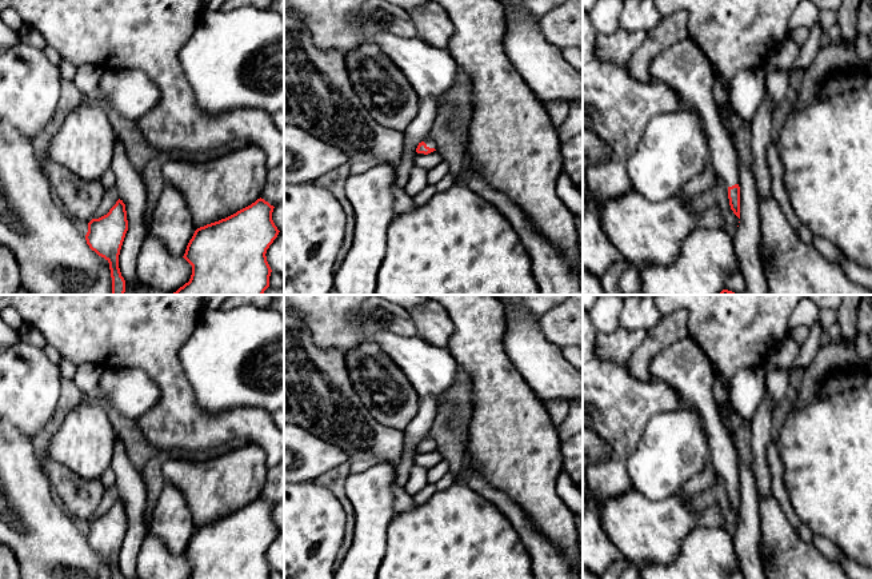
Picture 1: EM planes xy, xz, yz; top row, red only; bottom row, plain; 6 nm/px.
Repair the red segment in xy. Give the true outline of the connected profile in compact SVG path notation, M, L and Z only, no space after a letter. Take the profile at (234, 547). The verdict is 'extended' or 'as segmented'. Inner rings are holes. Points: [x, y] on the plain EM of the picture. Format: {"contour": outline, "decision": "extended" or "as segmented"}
{"contour": "M257 498L251 504L195 530L184 558L192 564L189 579L269 579L267 548L279 534L272 519L273 504Z", "decision": "as segmented"}

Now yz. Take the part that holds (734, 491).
{"contour": "M689 336L664 348L651 362L651 374L653 378L671 386L687 406L693 407L701 416L709 439L711 464L717 475L728 486L729 504L733 512L740 518L740 486L739 486L739 464L736 459L733 440L729 436L720 408L715 402L712 392L713 370L701 350L701 347Z", "decision": "extended"}

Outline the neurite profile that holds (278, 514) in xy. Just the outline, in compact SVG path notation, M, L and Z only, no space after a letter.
M284 502L276 504L272 511L272 519L280 531L284 531Z

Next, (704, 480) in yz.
M709 463L700 474L697 474L688 483L685 483L684 488L679 492L679 495L685 502L685 504L691 504L692 499L696 495L712 488L717 476L717 472Z

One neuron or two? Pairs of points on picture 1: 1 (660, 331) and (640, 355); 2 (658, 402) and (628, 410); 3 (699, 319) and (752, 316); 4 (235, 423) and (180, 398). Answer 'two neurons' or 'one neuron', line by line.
1: one neuron
2: one neuron
3: one neuron
4: one neuron

